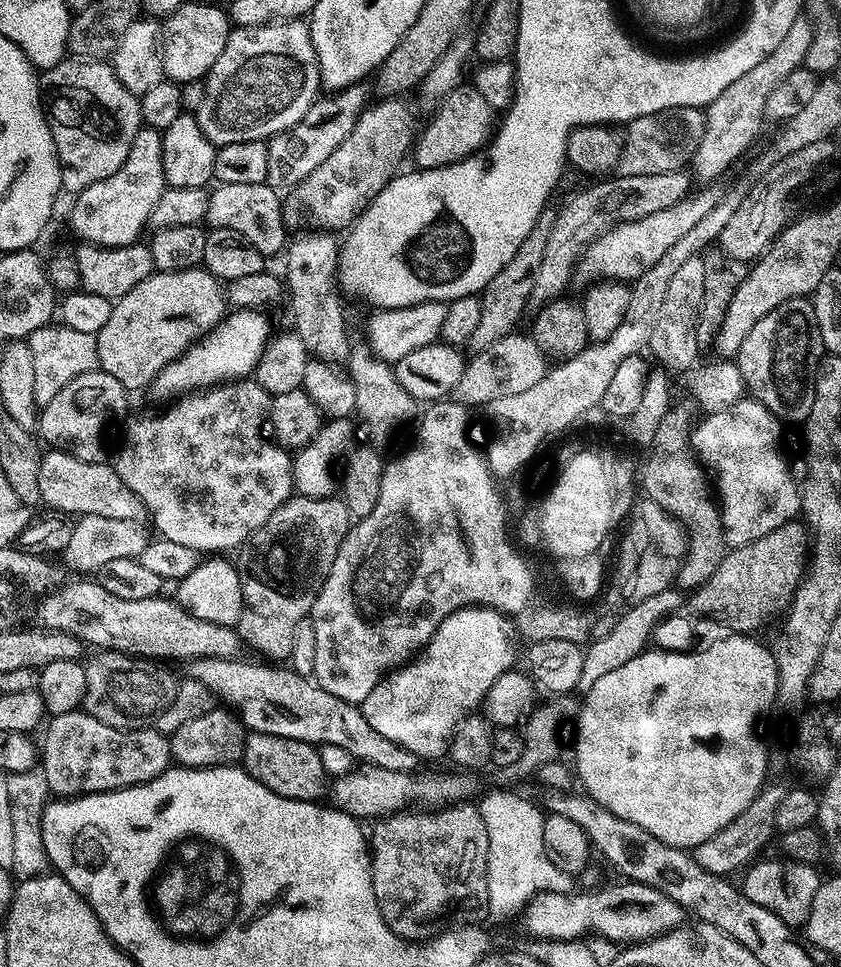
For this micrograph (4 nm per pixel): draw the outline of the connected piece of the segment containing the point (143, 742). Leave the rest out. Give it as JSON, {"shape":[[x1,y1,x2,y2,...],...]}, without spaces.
{"shape":[[77,710,70,714,58,714,51,717,43,732,42,775,44,781,48,783,49,793,56,798,93,796,95,792,113,792,119,788,145,784,168,771,173,763,170,739,155,726,131,730,115,728,106,726,106,722,98,722,98,718,94,718,86,711]]}

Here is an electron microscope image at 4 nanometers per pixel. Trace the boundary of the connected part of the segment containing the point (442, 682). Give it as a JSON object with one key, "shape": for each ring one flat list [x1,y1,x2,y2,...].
{"shape":[[483,606,459,608,450,614,417,655,383,676,374,690,366,694,362,705,366,722,370,722,378,734,390,738,390,742,398,742,398,746,410,750,417,758,424,759,425,756,428,760,436,760,443,757,460,719,477,711,483,705,490,686,494,686,500,675,515,665,512,663,516,660,516,644,512,641,512,624,508,620,511,619,506,618,505,613]]}

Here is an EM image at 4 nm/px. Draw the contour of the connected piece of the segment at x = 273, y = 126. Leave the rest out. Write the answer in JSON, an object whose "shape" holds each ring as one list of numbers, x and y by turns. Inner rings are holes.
{"shape":[[303,19,276,20,272,24,249,28,233,27,218,62,214,62,203,83,205,98,194,115,198,126,202,126,202,134,206,134,212,144,219,146,230,142,267,141,275,132,293,128,304,119,306,110,310,110,322,88,319,62,311,44,307,23]]}

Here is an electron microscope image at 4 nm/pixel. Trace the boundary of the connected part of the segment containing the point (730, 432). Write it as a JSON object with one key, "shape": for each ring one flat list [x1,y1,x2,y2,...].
{"shape":[[743,398,721,413,705,415,702,420,690,433,692,451,714,473,725,545,741,548,762,538,762,534,770,534,770,530,778,530,778,526,793,523,801,515,800,484,792,477,780,449,782,421,762,402,751,398]]}

